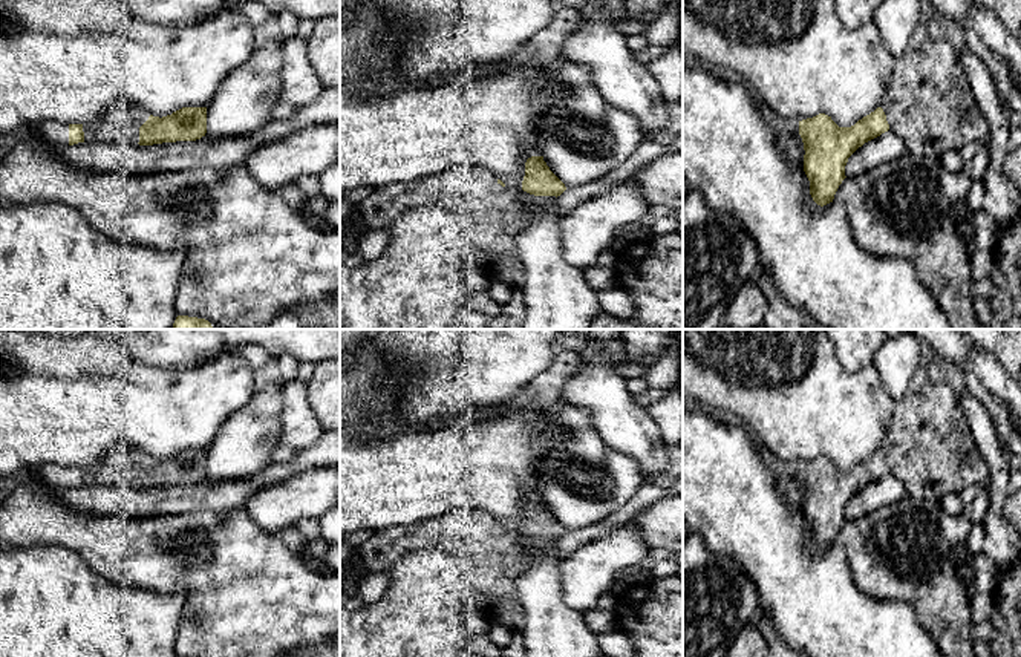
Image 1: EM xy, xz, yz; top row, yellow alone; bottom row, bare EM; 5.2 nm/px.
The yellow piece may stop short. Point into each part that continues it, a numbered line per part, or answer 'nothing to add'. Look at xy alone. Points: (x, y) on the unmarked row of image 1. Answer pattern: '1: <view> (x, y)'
1: xy (121, 466)

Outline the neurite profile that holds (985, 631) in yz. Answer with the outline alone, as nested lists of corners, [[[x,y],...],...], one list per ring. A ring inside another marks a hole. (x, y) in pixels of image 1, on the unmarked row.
[[[984,620],[978,625],[974,625],[970,634],[974,642],[981,640],[990,645],[995,640],[995,626],[990,620]]]

